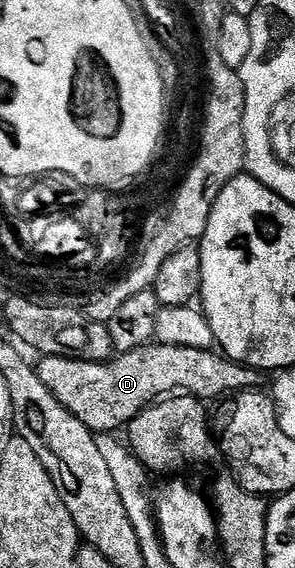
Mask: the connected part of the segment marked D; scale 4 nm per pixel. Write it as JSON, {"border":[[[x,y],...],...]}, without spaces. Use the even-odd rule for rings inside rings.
{"border":[[[152,343],[145,347],[137,347],[137,351],[120,353],[112,356],[110,361],[82,361],[72,357],[45,357],[40,356],[35,365],[35,374],[49,387],[49,391],[85,427],[89,427],[96,435],[111,435],[122,430],[128,421],[148,405],[154,405],[156,401],[175,395],[182,391],[184,394],[199,398],[204,403],[211,403],[214,397],[223,397],[242,393],[244,391],[255,391],[260,388],[264,374],[258,369],[248,369],[245,365],[238,365],[236,361],[230,361],[224,357],[222,352],[211,349],[194,349],[193,347],[173,347],[172,345],[161,345]]]}

